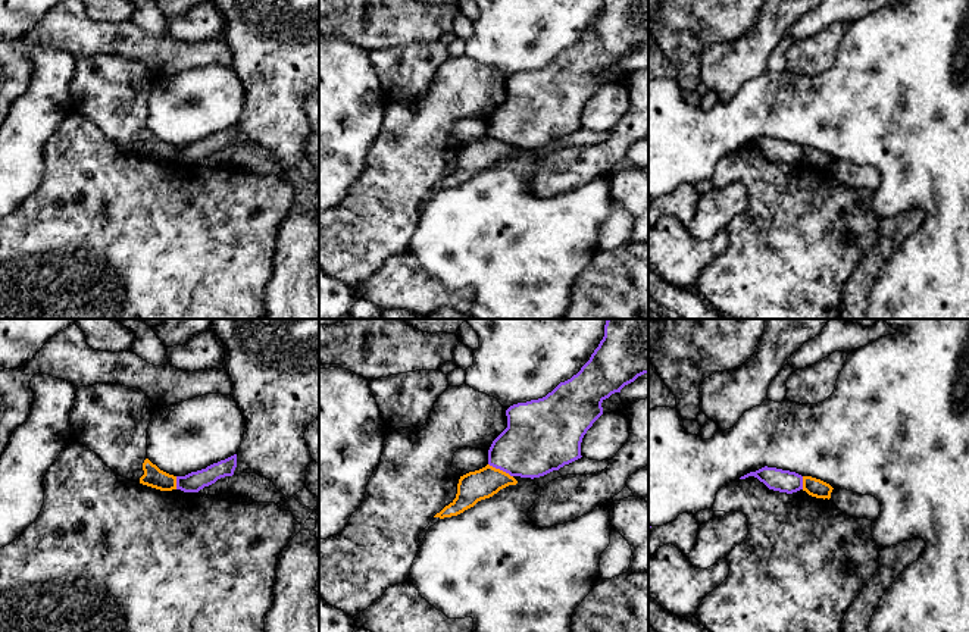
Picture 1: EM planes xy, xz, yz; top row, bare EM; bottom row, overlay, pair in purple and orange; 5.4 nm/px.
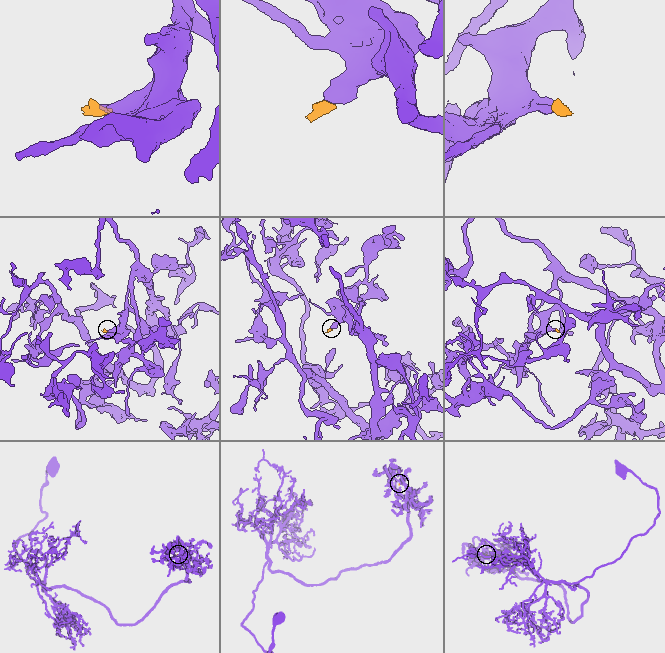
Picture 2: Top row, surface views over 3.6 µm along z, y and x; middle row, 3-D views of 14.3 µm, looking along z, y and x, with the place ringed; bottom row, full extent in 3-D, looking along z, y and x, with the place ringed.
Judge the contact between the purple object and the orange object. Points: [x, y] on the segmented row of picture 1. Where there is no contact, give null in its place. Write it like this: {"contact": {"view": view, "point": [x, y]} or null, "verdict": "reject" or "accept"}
{"contact": {"view": "xz", "point": [500, 469]}, "verdict": "reject"}

